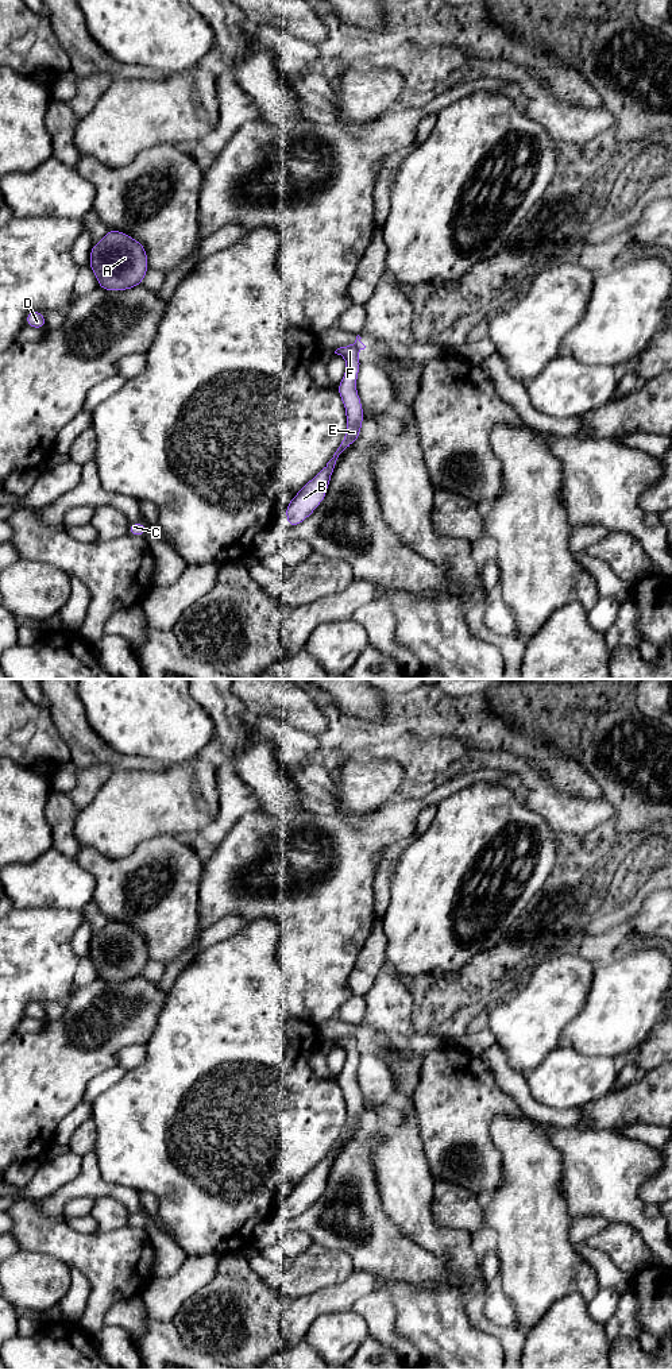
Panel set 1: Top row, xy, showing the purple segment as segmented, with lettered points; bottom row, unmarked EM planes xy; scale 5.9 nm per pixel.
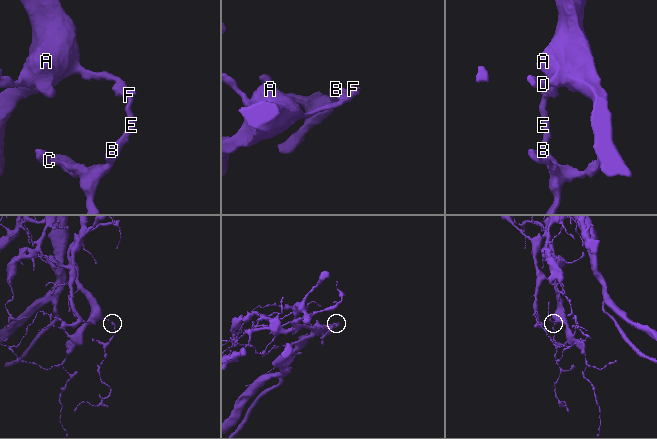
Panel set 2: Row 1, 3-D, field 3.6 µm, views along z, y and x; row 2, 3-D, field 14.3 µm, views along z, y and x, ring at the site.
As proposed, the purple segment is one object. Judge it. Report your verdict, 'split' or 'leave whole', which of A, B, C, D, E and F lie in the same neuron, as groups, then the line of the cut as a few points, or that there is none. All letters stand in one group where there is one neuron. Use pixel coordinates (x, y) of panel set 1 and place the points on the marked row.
leave whole | A B C D E F | no cut

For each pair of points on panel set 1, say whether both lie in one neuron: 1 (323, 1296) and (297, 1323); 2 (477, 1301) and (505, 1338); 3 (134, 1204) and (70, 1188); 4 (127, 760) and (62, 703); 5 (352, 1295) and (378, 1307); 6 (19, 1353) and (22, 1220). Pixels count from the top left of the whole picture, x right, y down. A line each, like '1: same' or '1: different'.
1: same
2: same
3: same
4: same
5: different
6: different

